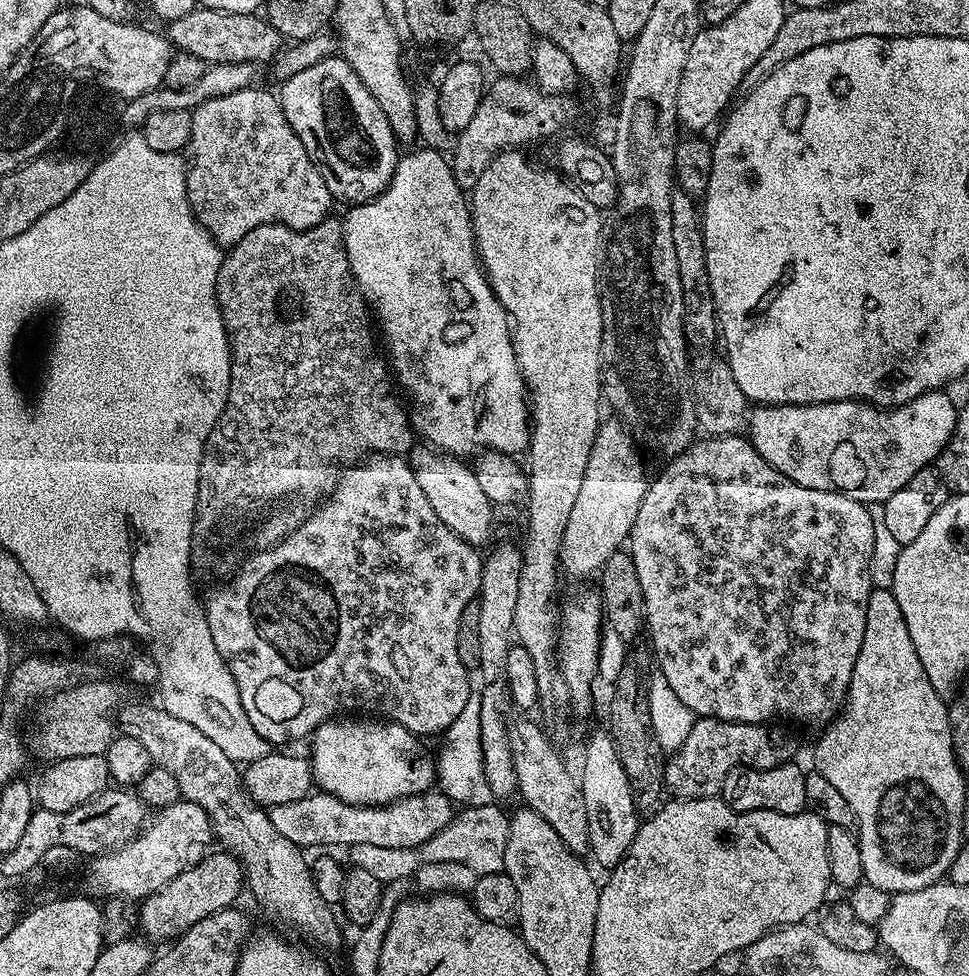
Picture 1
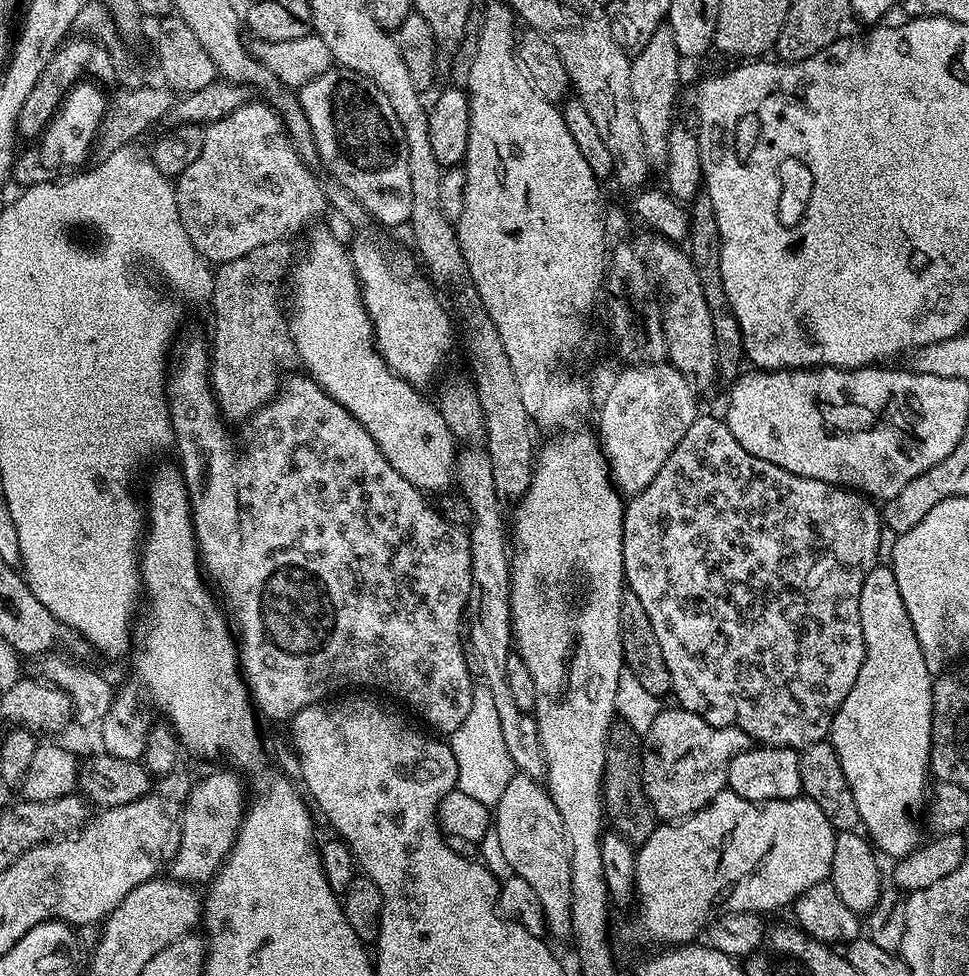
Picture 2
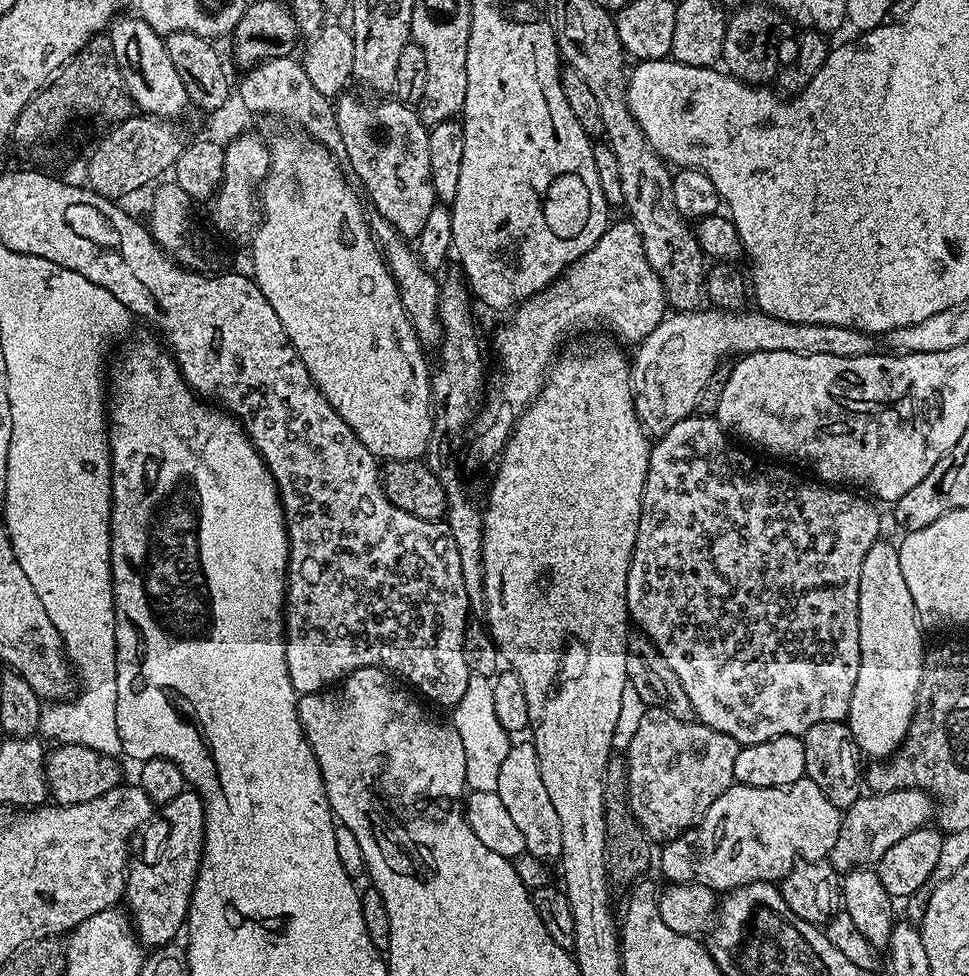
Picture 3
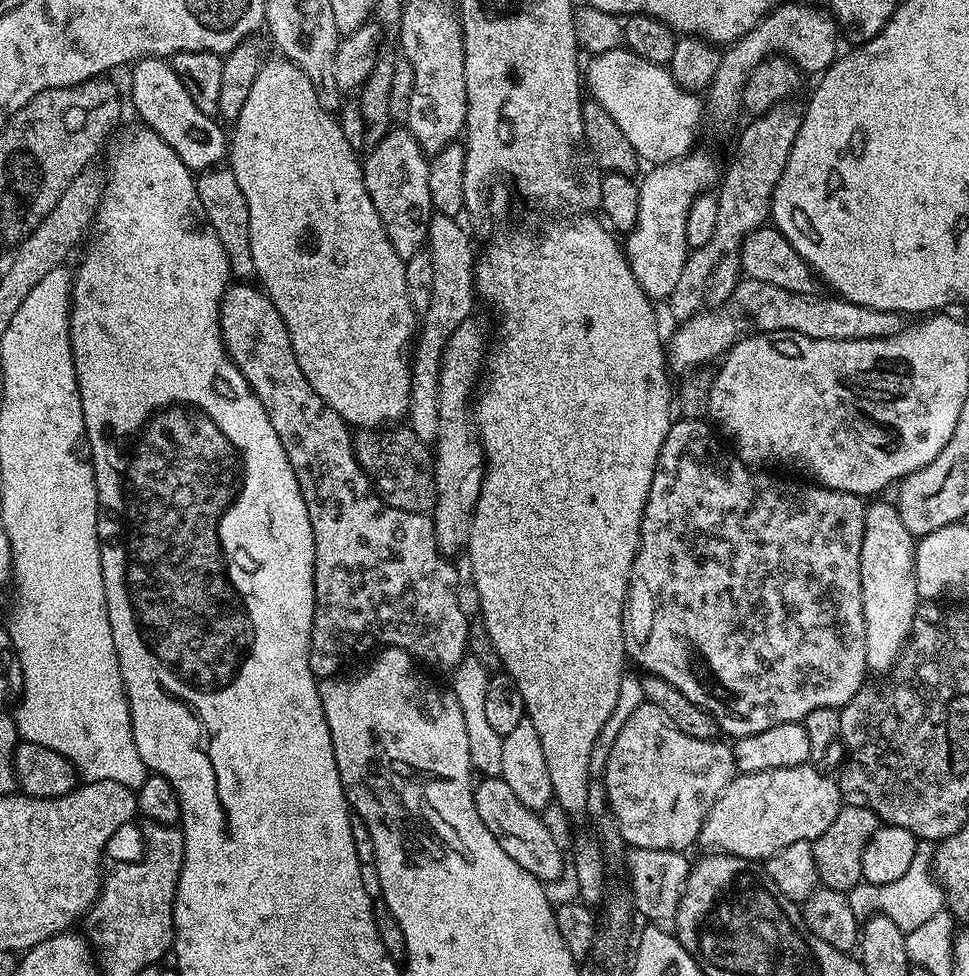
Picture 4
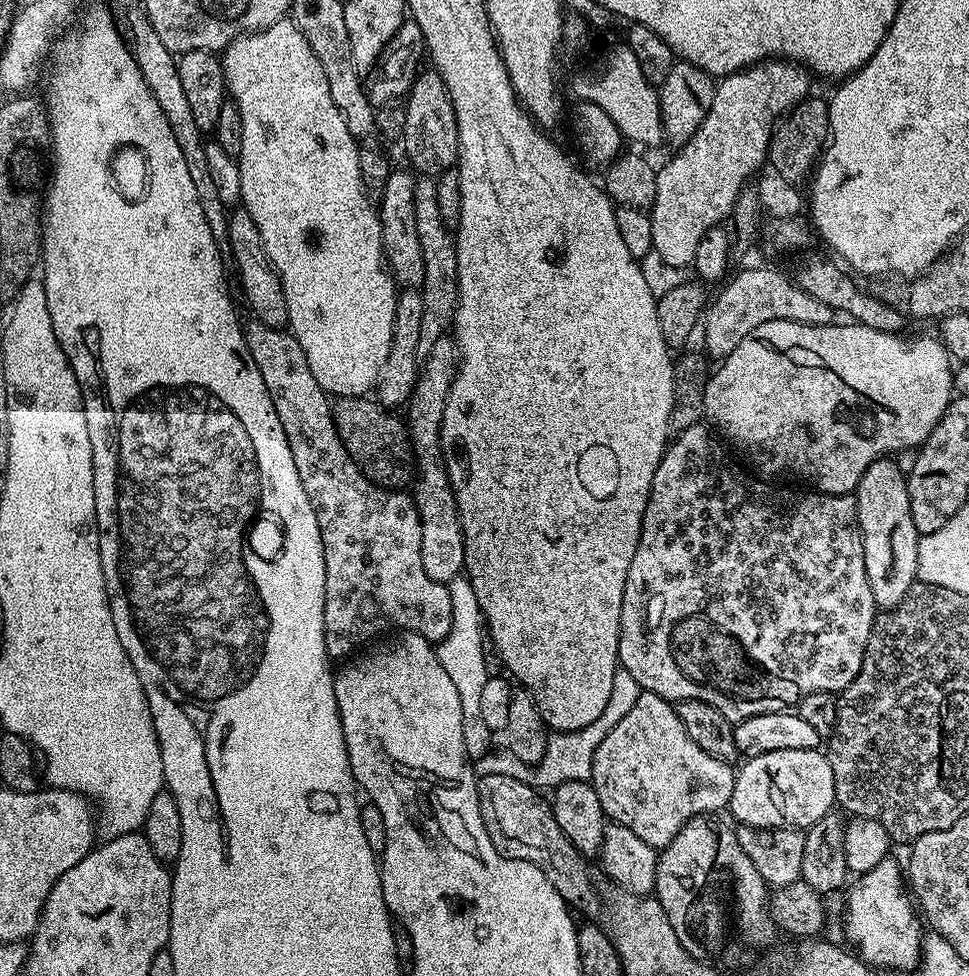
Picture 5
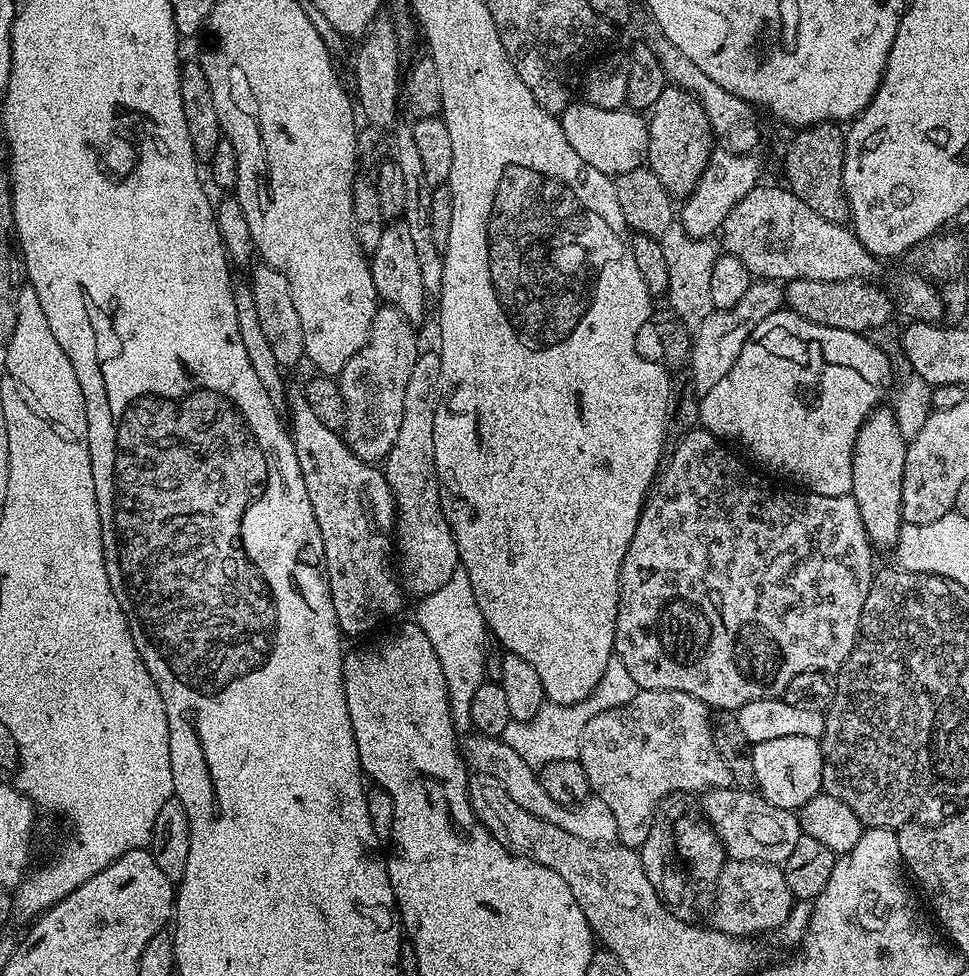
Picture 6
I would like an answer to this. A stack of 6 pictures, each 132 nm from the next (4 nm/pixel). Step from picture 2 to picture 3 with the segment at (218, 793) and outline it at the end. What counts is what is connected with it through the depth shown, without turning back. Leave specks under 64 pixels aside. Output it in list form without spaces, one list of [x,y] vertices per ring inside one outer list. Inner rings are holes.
[[[196,791],[178,794],[178,798],[162,805],[162,812],[168,819],[168,841],[160,857],[153,864],[133,863],[124,877],[123,899],[126,904],[128,900],[127,911],[136,935],[148,950],[173,943],[179,932],[181,935],[204,853],[204,799]]]

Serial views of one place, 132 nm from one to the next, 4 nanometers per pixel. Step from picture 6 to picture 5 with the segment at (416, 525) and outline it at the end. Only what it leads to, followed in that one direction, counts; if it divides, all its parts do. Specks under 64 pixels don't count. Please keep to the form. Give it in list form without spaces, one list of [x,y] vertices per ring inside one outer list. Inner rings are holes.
[[[445,334],[422,358],[416,385],[406,403],[406,425],[415,456],[414,499],[422,522],[422,566],[430,578],[443,584],[464,572],[464,535],[440,441],[442,410],[446,410],[446,398],[459,367],[460,348],[451,335]]]

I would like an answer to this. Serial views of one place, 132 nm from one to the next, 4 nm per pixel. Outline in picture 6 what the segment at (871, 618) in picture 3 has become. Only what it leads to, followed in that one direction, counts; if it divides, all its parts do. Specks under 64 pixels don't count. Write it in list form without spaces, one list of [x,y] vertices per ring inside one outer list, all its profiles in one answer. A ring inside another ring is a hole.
[[[874,409],[858,430],[852,455],[852,486],[850,494],[858,502],[862,526],[877,549],[895,545],[902,527],[902,478],[906,470],[908,445],[898,430],[893,409]]]

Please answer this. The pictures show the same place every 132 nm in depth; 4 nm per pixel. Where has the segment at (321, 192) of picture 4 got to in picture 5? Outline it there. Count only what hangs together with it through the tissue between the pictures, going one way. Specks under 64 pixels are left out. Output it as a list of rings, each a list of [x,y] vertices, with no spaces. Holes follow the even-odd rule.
[[[291,19],[279,20],[269,28],[262,28],[258,32],[248,32],[245,36],[231,40],[228,47],[223,49],[222,63],[227,95],[231,103],[236,104],[242,114],[242,150],[238,157],[242,174],[240,199],[243,208],[250,214],[250,218],[254,218],[254,226],[258,226],[258,234],[262,238],[262,246],[266,250],[268,261],[280,275],[282,290],[286,294],[287,327],[292,337],[298,342],[298,346],[302,346],[302,354],[306,354],[306,363],[309,364],[314,379],[318,381],[318,386],[322,386],[322,390],[327,392],[329,397],[367,397],[375,389],[376,381],[380,378],[380,371],[384,369],[384,363],[390,354],[392,335],[396,325],[398,285],[393,280],[384,258],[384,243],[377,209],[368,193],[364,191],[358,162],[361,145],[357,137],[350,134],[338,106],[334,106],[334,98],[330,98],[330,86],[326,82],[326,70],[322,70],[322,62],[318,62],[314,50],[310,50],[310,42],[302,38],[302,30],[298,30],[298,26],[292,23]]]

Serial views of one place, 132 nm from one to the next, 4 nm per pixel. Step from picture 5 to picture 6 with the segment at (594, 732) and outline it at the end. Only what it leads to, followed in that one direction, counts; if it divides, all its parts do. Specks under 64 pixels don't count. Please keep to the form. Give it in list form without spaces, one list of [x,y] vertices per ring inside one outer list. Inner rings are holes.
[[[615,654],[606,662],[606,670],[602,673],[602,678],[598,686],[594,686],[592,693],[582,702],[577,704],[554,704],[546,702],[534,714],[532,720],[511,720],[506,726],[503,739],[521,756],[530,767],[537,770],[550,762],[559,760],[579,760],[580,739],[582,730],[586,730],[586,722],[606,710],[614,710],[618,706],[626,706],[635,698],[638,689],[634,682],[634,677],[630,675],[630,670],[626,670],[626,665],[618,659]]]

